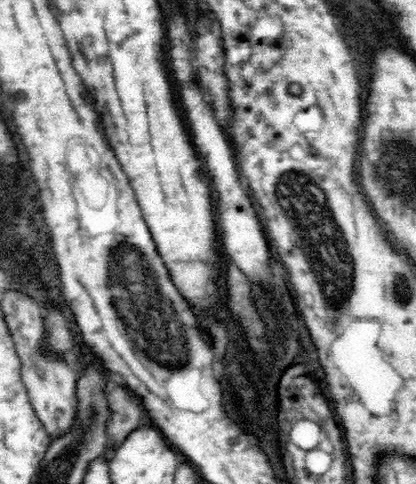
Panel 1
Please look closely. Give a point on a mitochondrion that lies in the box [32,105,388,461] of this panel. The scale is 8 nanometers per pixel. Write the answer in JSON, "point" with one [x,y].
{"point":[305,203]}

